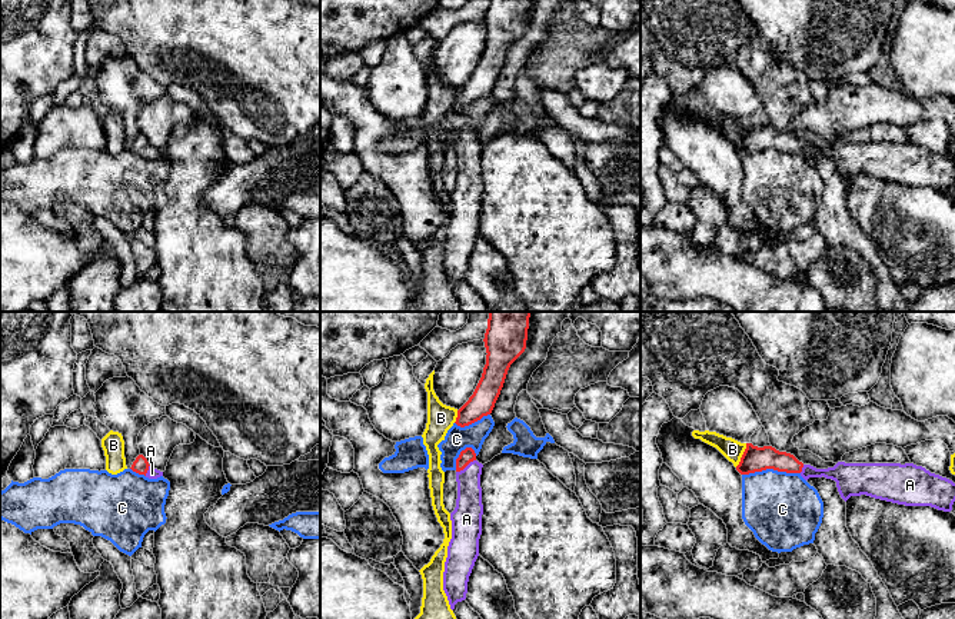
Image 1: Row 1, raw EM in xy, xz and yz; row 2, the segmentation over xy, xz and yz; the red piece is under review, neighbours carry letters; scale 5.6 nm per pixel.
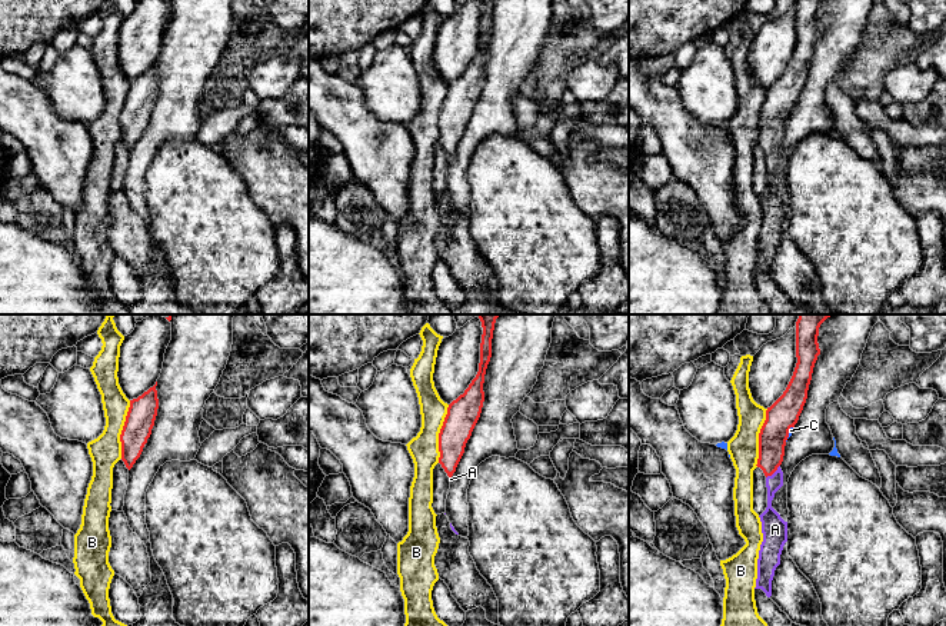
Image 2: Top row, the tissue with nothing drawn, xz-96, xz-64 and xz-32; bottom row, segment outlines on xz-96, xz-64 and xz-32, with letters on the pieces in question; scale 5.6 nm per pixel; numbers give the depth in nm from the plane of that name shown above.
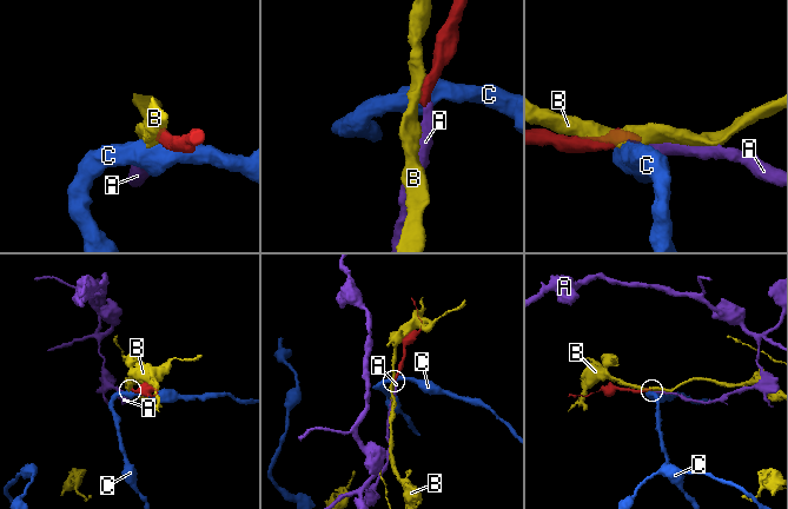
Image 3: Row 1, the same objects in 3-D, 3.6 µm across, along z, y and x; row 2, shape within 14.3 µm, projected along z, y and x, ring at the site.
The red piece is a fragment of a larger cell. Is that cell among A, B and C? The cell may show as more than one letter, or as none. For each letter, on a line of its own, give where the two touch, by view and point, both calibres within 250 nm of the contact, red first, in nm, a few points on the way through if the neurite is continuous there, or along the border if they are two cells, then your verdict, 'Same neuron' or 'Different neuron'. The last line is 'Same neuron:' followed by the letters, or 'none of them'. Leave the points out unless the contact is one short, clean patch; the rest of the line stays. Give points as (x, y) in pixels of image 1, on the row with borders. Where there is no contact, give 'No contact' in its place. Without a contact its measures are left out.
A: Touches red at xz (465, 466). Thickness 80 nm (red) against 160 nm. Path across: xz (468, 455), (465, 466), (469, 509). Same neuron
B: Touches red at yz (742, 455). Thickness 140 nm (red) against 120 nm. Different neuron
C: Touches red at yz (771, 468). Thickness 140 nm (red) against 420 nm. Boundary: yz (799, 472), (762, 469), (742, 475). Different neuron
Same neuron: A

